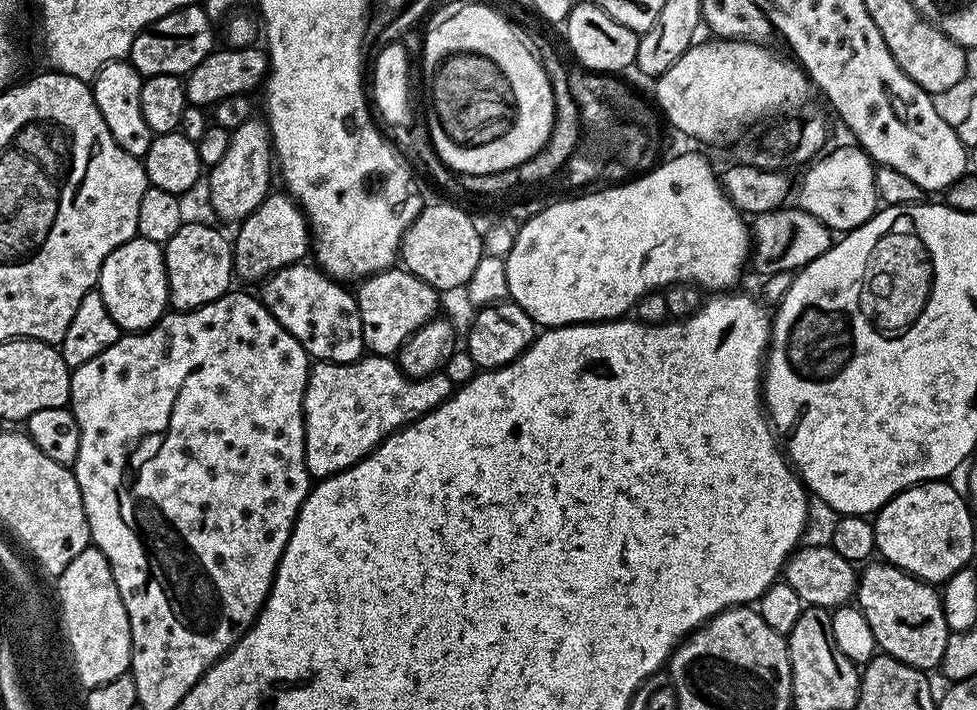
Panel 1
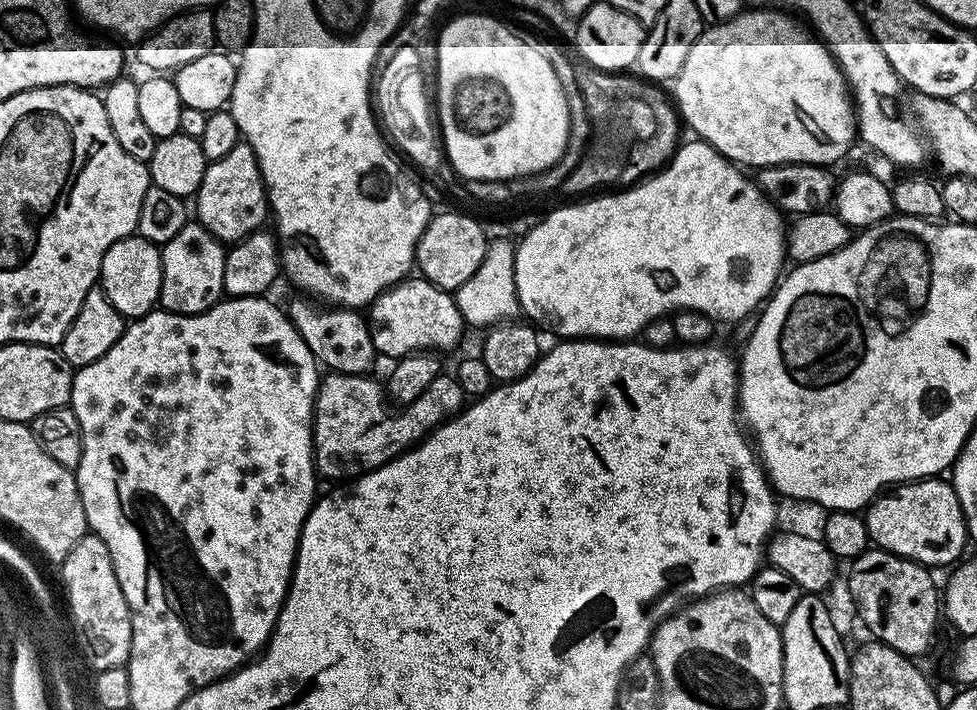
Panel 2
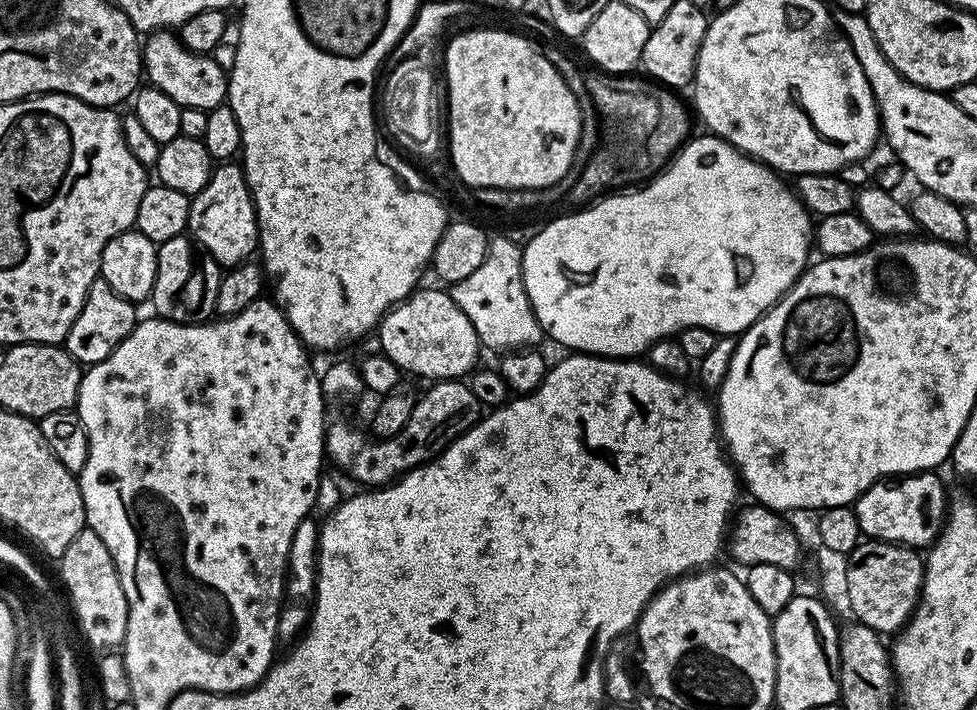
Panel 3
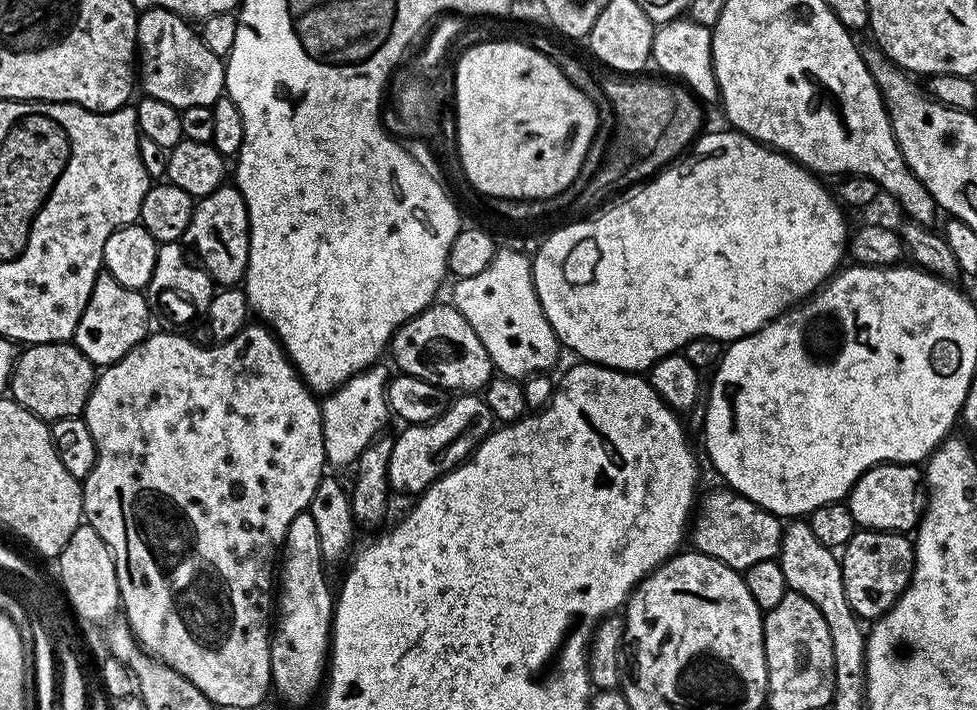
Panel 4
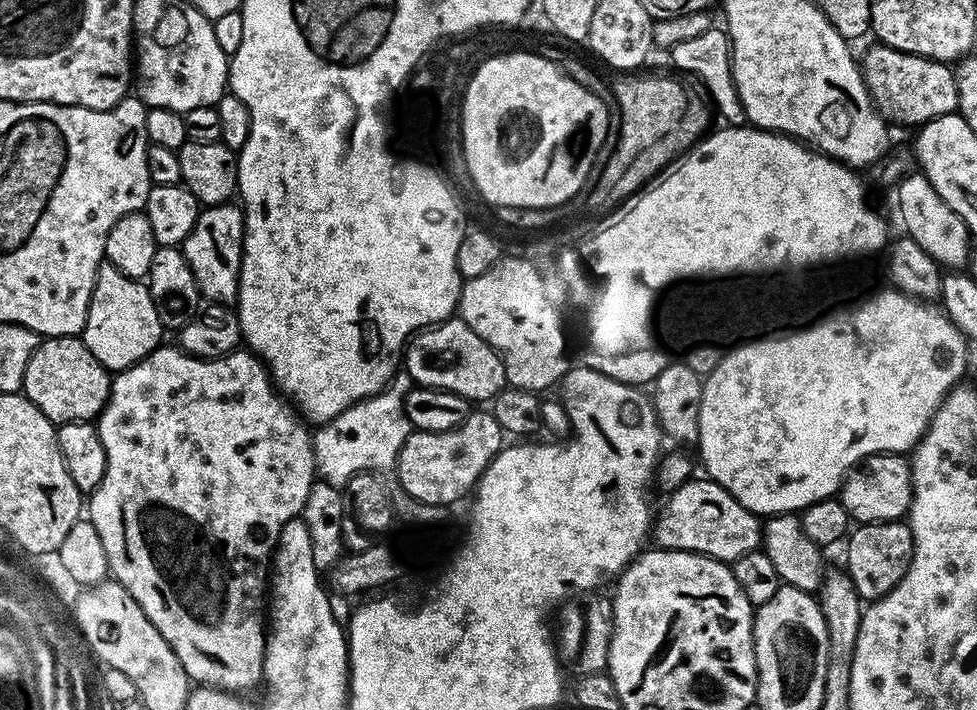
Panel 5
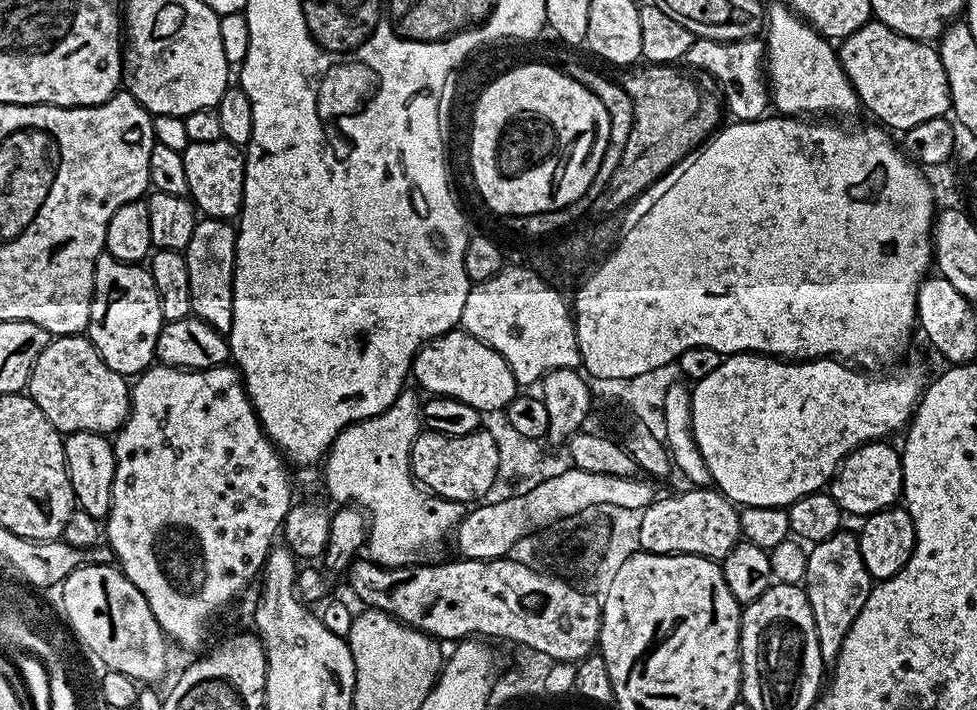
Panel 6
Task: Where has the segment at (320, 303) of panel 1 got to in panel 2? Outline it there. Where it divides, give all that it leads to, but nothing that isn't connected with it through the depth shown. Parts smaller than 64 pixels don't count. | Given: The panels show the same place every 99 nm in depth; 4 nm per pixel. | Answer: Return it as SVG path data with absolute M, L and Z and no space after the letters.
M300 299L304 300L292 300L286 304L288 319L292 321L306 346L310 346L316 361L325 369L342 372L345 376L363 376L371 373L372 363L378 360L378 353L372 336L368 333L367 319L359 311L350 308L321 306L311 299Z

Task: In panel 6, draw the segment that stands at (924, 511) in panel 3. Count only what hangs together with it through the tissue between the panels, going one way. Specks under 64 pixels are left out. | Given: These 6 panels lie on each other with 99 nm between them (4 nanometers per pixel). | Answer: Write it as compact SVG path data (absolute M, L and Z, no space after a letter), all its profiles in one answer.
M874 440L871 444L862 444L842 461L836 469L835 476L832 477L827 485L826 491L838 502L841 513L859 518L873 516L875 512L881 512L883 508L893 507L901 499L904 490L904 467L900 461L901 453L896 452L884 440Z

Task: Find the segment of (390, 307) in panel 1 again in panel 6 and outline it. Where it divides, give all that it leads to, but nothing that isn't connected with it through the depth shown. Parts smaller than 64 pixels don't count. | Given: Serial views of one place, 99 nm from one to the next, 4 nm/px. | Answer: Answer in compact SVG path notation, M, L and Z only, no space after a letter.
M453 330L441 336L435 336L427 344L423 344L416 352L416 357L412 359L410 376L413 381L417 380L428 394L449 396L458 402L466 402L466 406L474 406L480 413L507 409L511 400L515 400L518 395L516 379L510 366L502 358L502 354L498 354L493 348L486 346L481 340L463 330Z

